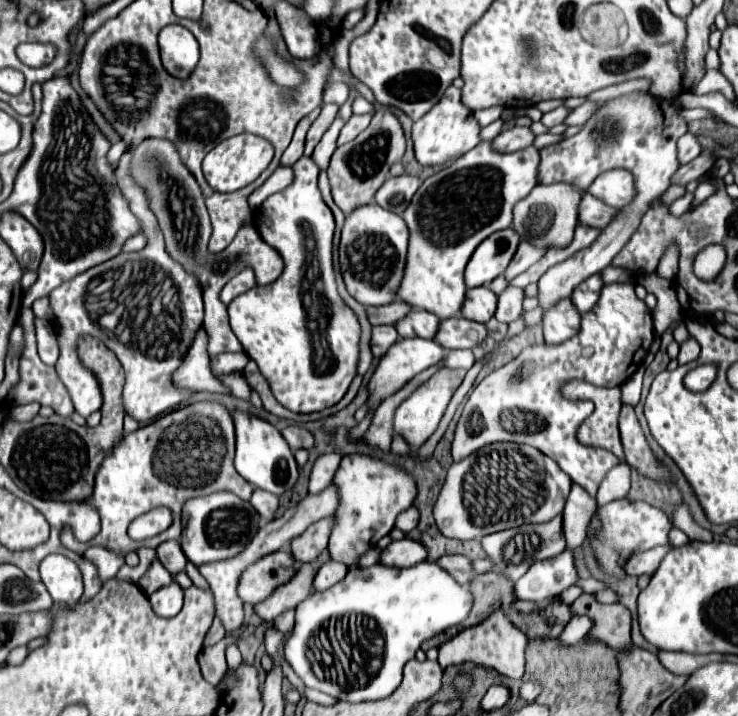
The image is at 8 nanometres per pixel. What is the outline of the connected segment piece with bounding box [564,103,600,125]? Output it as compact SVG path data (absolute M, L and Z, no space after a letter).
M584 103L584 105L576 107L576 109L572 109L568 113L568 117L564 119L564 125L580 125L580 123L584 123L596 111L596 107L600 107L600 103Z

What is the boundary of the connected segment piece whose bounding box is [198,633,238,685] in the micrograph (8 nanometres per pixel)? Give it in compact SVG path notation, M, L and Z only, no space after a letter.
M230 633L220 643L212 645L212 647L204 647L200 651L198 663L200 663L200 669L202 669L204 679L210 685L218 685L224 679L224 675L228 673L226 659L224 659L224 649L226 649L228 643L234 643L234 641L238 641L238 635L236 633Z

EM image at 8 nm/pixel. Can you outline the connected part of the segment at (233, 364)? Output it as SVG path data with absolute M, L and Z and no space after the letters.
M222 353L212 361L212 371L214 373L234 373L234 371L242 371L246 363L248 359L244 353Z

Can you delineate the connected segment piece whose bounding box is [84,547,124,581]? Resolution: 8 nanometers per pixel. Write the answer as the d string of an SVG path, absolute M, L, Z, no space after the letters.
M90 547L84 555L96 563L98 575L102 581L106 581L108 577L114 577L118 569L124 565L124 557L114 555L114 551L108 551L106 547Z

